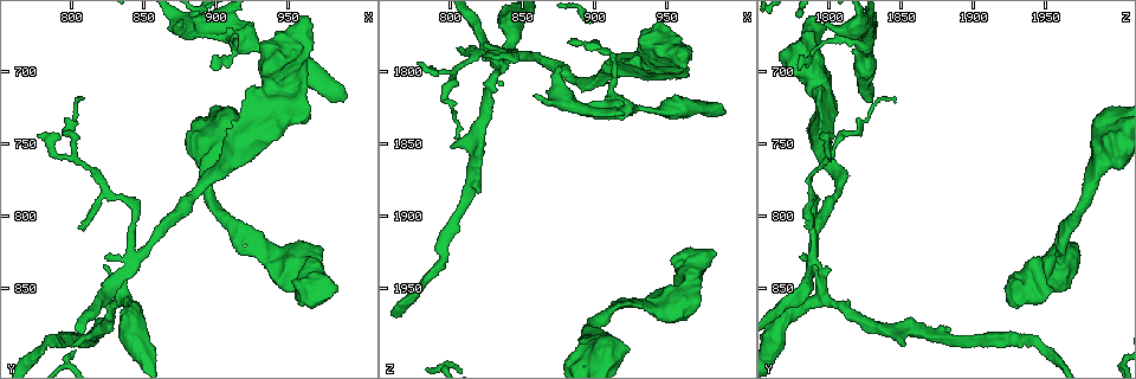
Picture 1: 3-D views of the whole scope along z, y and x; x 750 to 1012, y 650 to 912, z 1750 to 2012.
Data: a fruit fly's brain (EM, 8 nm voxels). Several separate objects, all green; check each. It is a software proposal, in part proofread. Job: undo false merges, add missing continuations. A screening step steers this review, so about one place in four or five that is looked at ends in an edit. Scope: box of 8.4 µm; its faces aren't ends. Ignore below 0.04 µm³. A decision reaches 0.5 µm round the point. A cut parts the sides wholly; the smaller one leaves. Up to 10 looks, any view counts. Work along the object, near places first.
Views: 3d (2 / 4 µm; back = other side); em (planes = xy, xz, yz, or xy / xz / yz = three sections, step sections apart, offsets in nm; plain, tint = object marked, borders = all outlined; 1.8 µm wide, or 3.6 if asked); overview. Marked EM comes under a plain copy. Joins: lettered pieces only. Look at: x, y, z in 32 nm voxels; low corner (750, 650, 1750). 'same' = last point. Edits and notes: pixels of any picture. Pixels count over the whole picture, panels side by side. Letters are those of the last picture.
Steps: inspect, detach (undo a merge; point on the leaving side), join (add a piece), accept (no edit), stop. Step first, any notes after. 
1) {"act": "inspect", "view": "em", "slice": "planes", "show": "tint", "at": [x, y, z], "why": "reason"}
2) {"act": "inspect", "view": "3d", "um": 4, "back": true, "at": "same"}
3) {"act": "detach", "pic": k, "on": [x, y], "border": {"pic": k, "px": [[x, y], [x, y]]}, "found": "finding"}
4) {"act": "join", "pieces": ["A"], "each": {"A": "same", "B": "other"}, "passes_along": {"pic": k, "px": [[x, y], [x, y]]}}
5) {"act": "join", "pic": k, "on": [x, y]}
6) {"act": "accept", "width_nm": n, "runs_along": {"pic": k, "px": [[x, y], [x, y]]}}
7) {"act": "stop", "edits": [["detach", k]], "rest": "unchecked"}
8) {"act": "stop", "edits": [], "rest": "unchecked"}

{"act": "inspect", "view": "em", "um": 3.6, "slice": "planes", "show": "borders", "at": [944, 832, 1964], "why": "thick turns thin"}

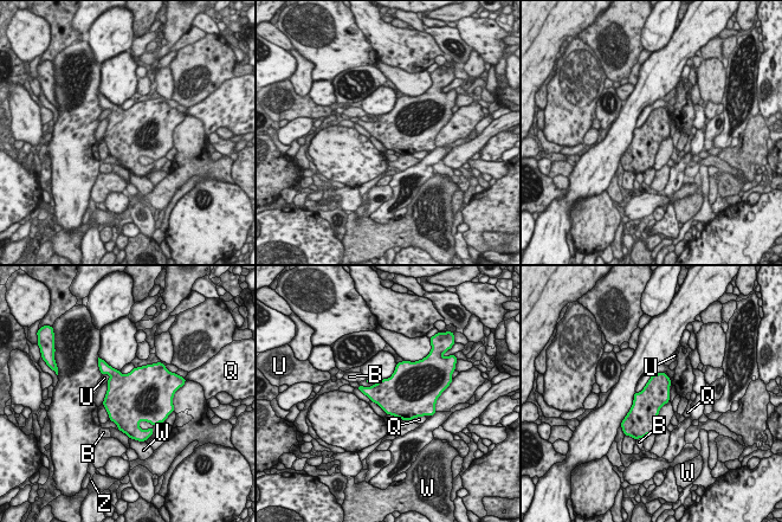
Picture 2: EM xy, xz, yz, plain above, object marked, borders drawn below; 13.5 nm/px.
{"act": "accept", "width_nm": 380, "longest_contact_nm": ["Z", 320], "each": {"B": "other", "Q": "other", "U": "other", "W": "other", "Z": "other"}, "found": "one cell here"}

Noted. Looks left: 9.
{"act": "inspect", "view": "3d", "um": 4, "at": [986, 850, 1926], "why": "stops while still wide"}

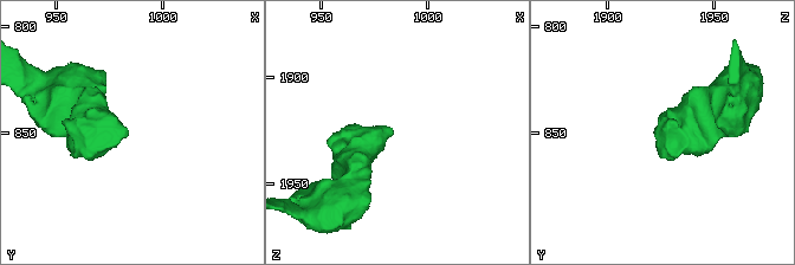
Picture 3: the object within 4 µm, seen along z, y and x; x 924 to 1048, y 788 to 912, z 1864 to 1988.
{"act": "inspect", "view": "em", "um": 3.6, "slice": "planes", "show": "tint", "at": [986, 851, 1927], "why": "shape alone is not enough"}

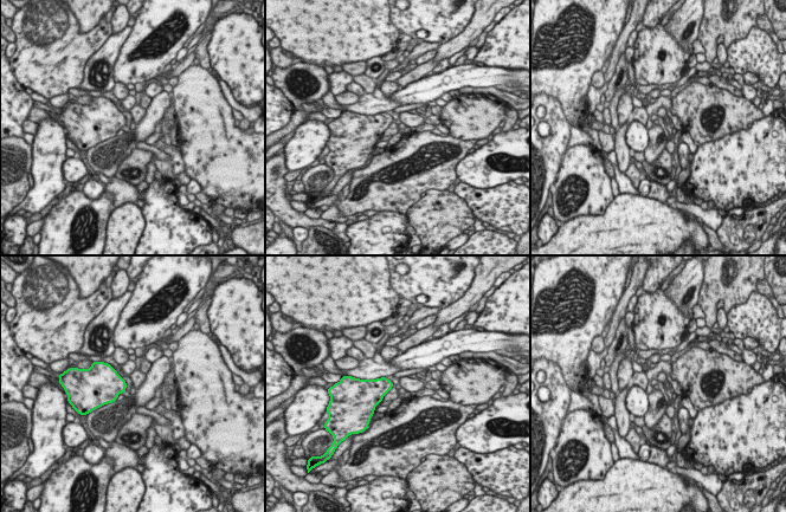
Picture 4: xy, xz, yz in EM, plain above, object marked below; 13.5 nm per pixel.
{"act": "inspect", "view": "em", "um": 3.6, "slice": "planes", "show": "borders", "at": "same"}

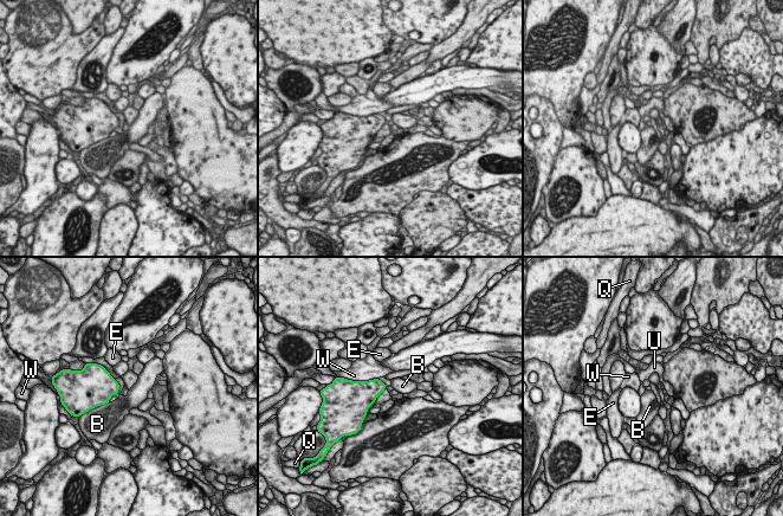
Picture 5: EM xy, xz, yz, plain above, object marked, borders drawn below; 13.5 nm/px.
{"act": "accept", "each": {"B": "other", "E": "other", "Q": "other", "U": "other", "W": "other"}, "found": "no lettered piece goes on from it"}

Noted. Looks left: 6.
{"act": "inspect", "view": "3d", "um": 4, "at": [840, 834, 1788], "why": "four or more arms meet"}

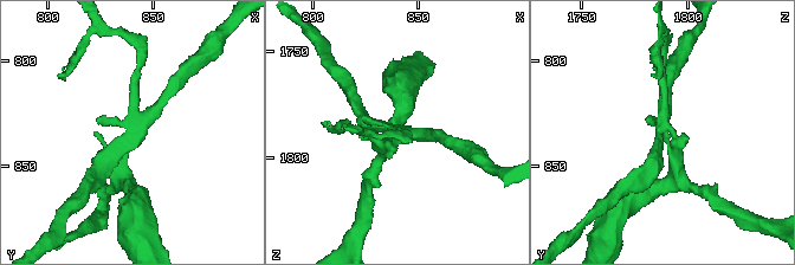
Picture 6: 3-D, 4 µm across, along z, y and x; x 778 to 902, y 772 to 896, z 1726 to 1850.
{"act": "inspect", "view": "em", "slice": "planes", "show": "tint", "at": [840, 832, 1789], "why": "shape alone is not enough"}

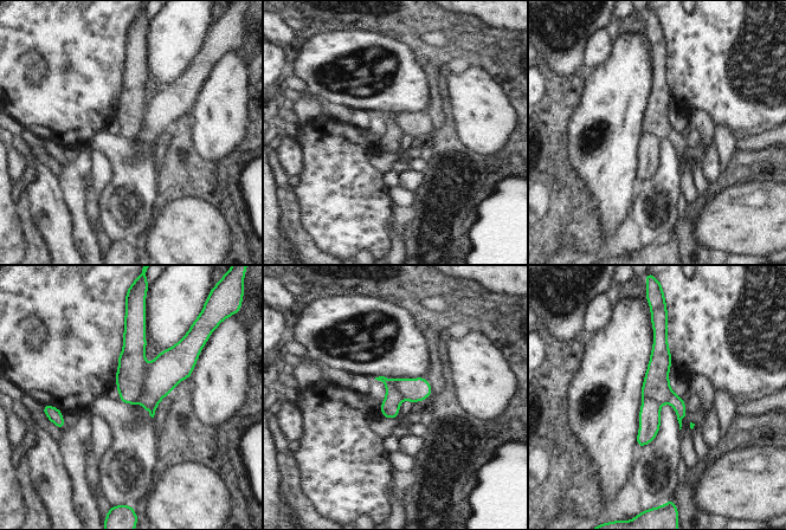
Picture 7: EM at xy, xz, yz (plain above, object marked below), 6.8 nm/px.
{"act": "inspect", "view": "em", "slice": "planes", "show": "borders", "at": "same", "why": "what lies round it"}

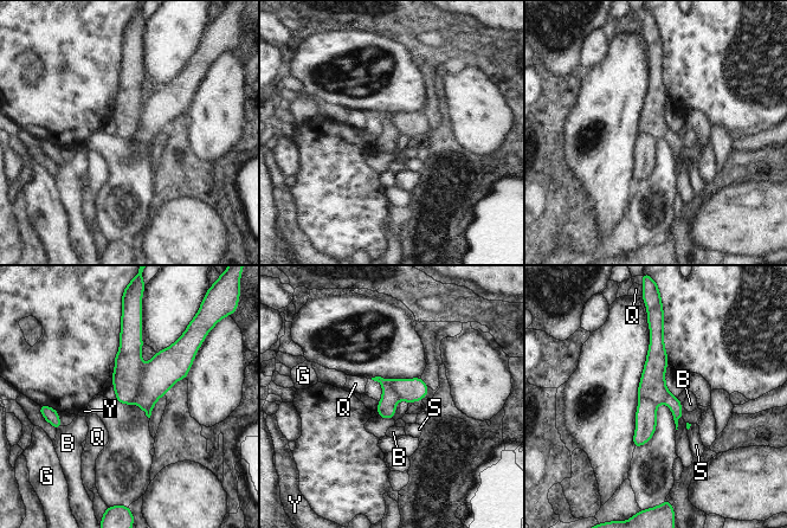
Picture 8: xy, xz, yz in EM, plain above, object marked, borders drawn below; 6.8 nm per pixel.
{"act": "detach", "pic": 8, "on": [167, 367], "each": {"B": "other", "G": "other", "Q": "other", "S": "other", "Y": "other"}, "border": {"pic": 8, "px": [[142, 368], [135, 394], [126, 404]]}, "found": "a second cell is stuck on"}

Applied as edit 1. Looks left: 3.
{"act": "stop", "edits": [["detach", 8]], "rest": "unchecked"}

